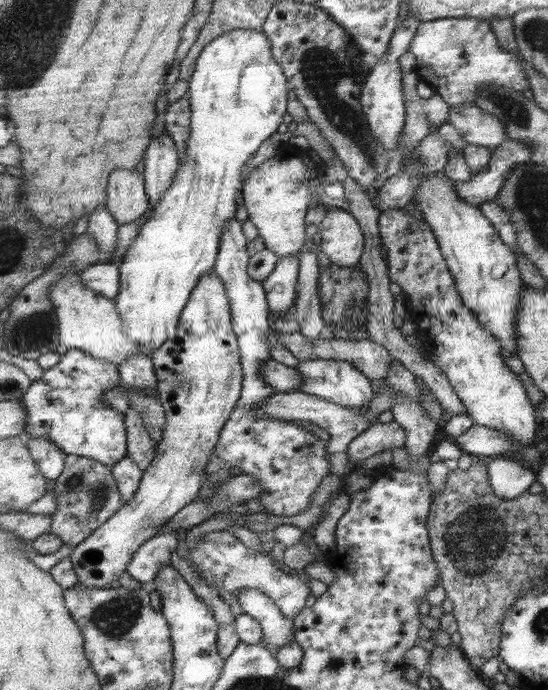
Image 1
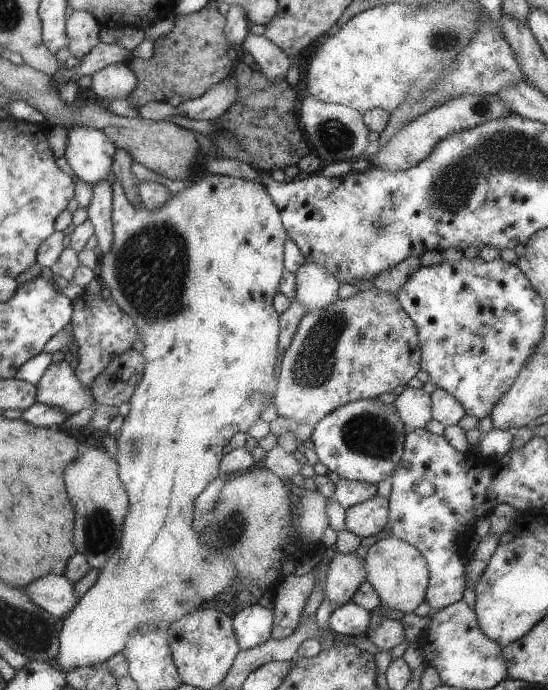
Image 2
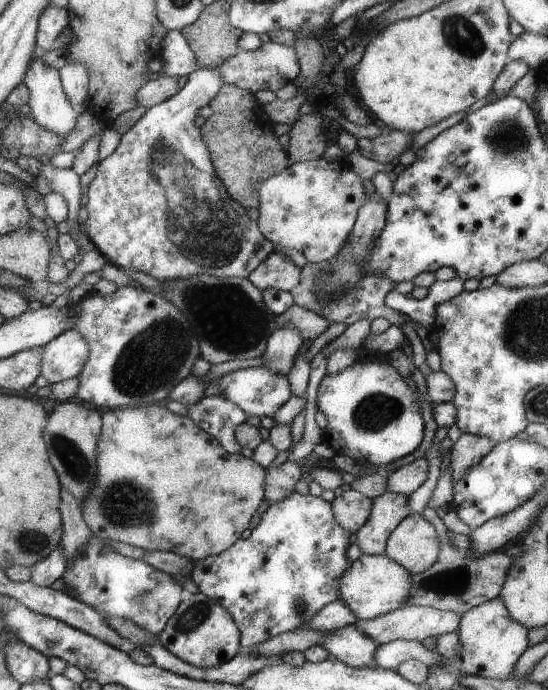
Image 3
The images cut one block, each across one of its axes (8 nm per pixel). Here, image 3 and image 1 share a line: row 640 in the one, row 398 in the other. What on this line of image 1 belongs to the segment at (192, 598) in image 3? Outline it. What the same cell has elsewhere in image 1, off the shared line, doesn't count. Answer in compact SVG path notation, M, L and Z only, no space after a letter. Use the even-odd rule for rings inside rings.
M214 269L197 279L196 288L180 312L175 335L149 356L156 373L157 400L166 418L162 439L156 445L153 460L142 472L133 498L74 546L69 560L76 584L103 588L118 580L127 572L137 548L157 535L200 491L205 463L220 438L221 427L238 403L243 386L239 340L229 324L233 318L221 282Z

